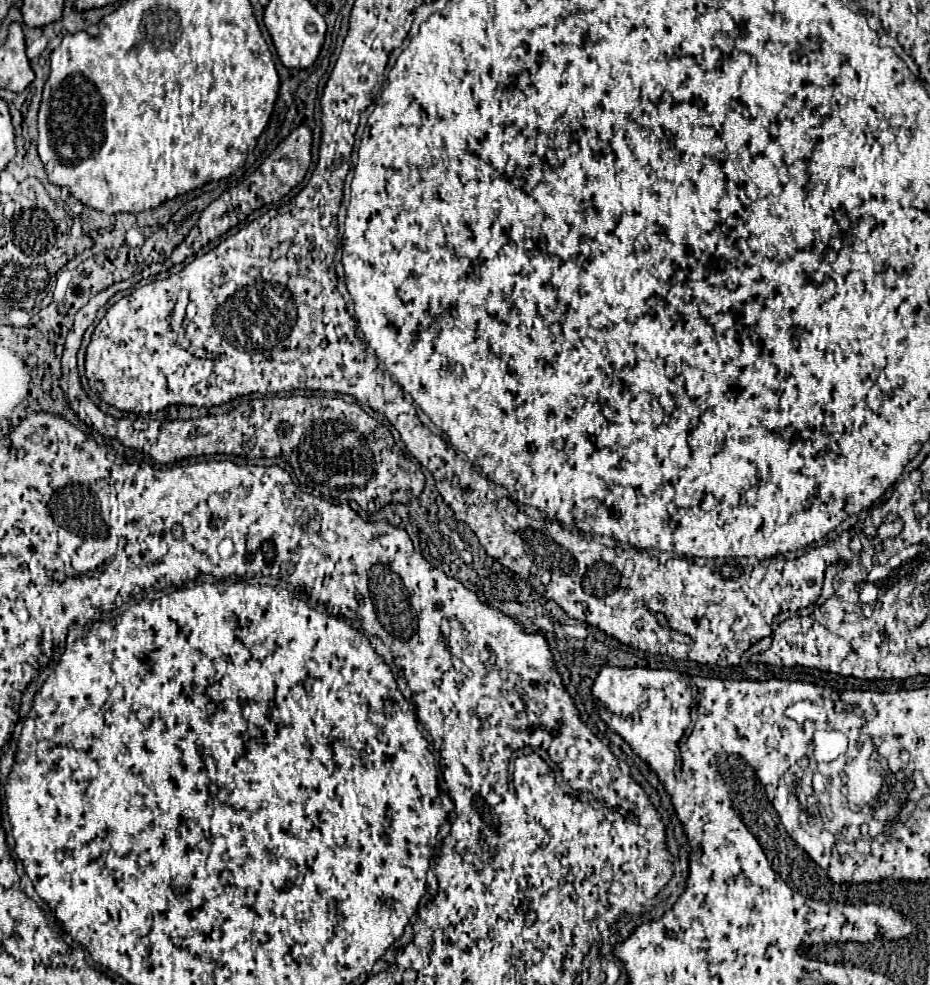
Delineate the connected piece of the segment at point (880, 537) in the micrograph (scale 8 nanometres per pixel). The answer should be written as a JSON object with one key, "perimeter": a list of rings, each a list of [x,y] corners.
{"perimeter":[[[898,519],[895,522],[886,522],[880,525],[877,537],[872,541],[876,550],[882,550],[882,541],[888,538],[895,538],[903,529],[903,521]]]}

